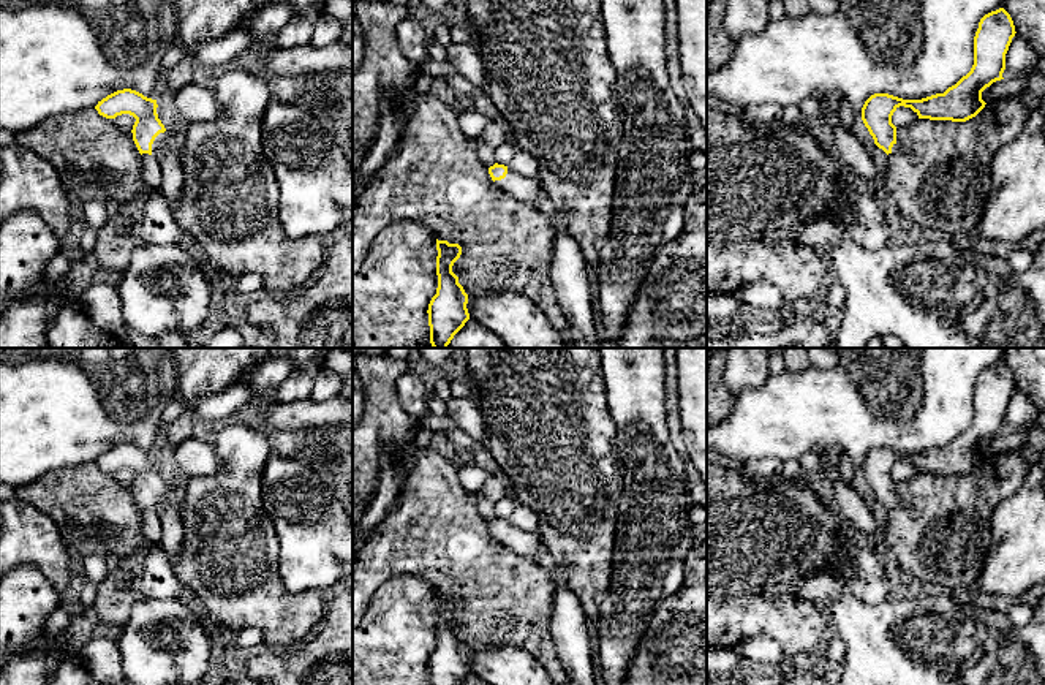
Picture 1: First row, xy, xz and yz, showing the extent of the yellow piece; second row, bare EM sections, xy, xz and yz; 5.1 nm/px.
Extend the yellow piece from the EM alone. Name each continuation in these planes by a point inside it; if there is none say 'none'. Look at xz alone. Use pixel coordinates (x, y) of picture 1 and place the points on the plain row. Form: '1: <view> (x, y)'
1: xz (528, 544)

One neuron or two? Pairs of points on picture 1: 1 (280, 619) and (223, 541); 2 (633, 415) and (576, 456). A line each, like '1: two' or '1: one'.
1: one
2: two

